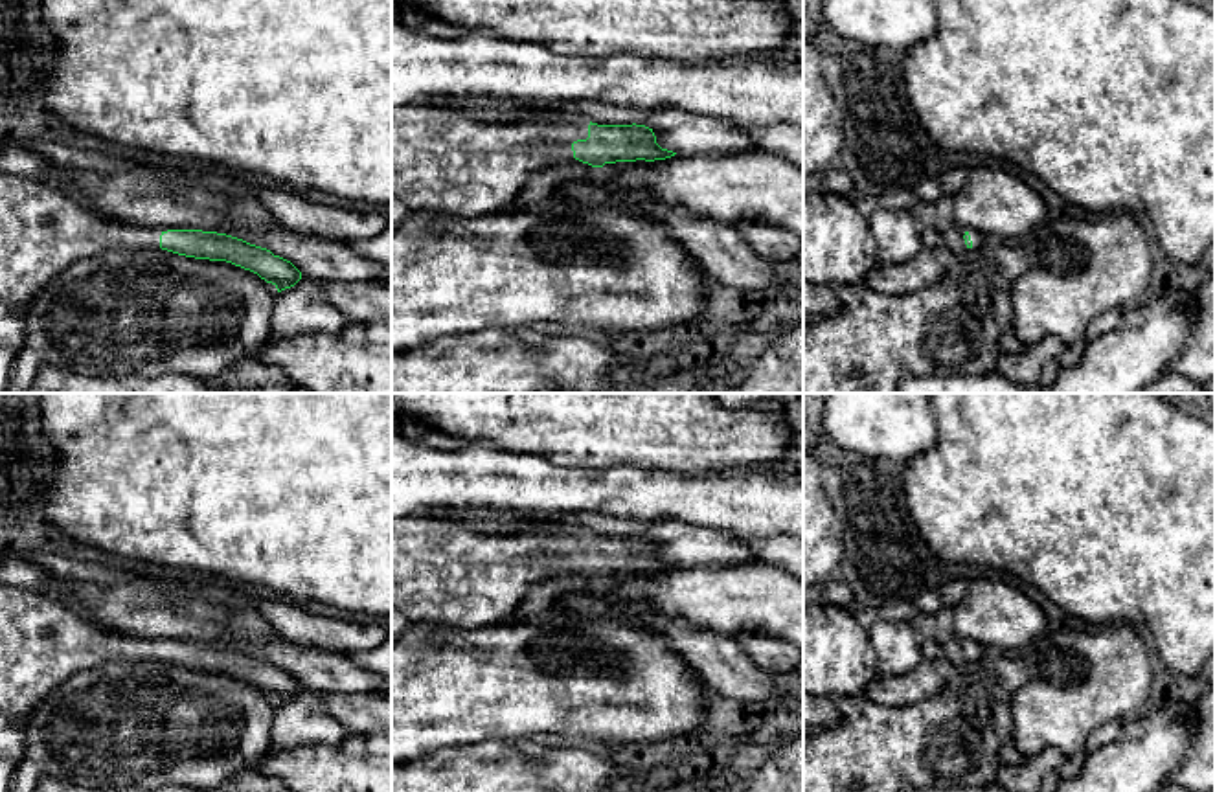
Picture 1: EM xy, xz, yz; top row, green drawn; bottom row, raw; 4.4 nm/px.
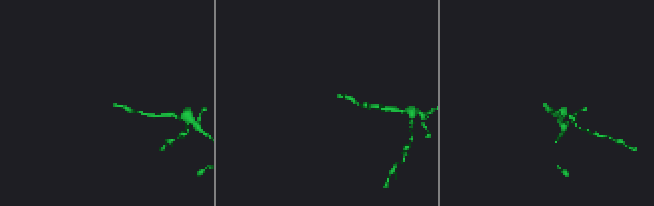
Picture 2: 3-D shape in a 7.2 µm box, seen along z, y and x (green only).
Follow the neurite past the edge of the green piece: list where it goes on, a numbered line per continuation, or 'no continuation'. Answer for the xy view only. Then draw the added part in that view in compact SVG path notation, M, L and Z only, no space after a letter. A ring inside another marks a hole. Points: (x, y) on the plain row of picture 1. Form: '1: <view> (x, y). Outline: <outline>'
1: xy (43, 642). Outline: M0 581L0 792L26 752L24 722L70 676L108 662L156 662L160 643L121 636L81 617L66 603Z

